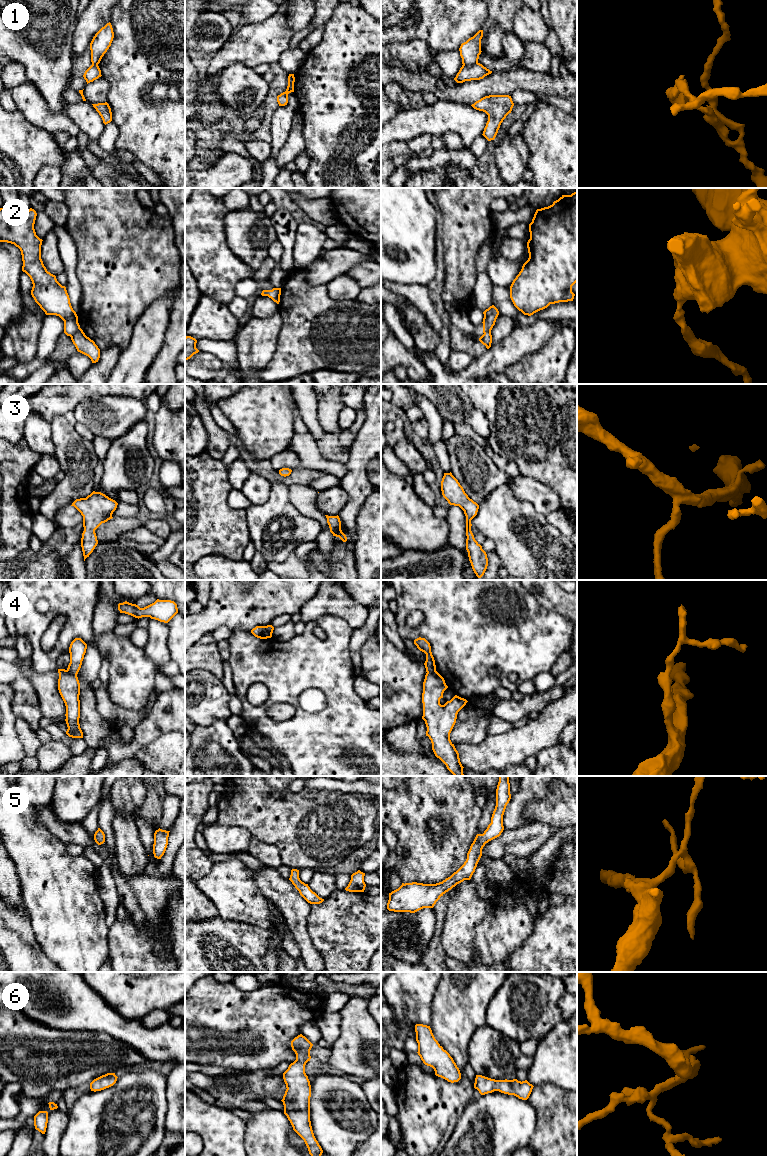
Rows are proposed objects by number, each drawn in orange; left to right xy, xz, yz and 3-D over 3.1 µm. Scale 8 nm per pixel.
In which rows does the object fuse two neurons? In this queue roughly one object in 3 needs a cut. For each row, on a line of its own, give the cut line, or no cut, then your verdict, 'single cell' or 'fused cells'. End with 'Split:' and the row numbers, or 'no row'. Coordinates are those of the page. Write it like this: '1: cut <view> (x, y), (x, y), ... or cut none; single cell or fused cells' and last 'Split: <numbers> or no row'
1: cut yz (477, 62), (471, 65), (463, 65); fused cells
2: cut xy (80, 328), (70, 336); fused cells
3: cut none; single cell
4: cut xy (67, 669), (76, 675); fused cells
5: cut none; single cell
6: cut none; single cell
Split: 1, 2, 4

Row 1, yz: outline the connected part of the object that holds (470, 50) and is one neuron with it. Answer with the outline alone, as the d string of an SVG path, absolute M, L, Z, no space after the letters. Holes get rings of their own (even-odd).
M479 30L473 37L462 43L459 51L463 65L473 65L478 63L479 55L481 54L481 39L483 30Z

